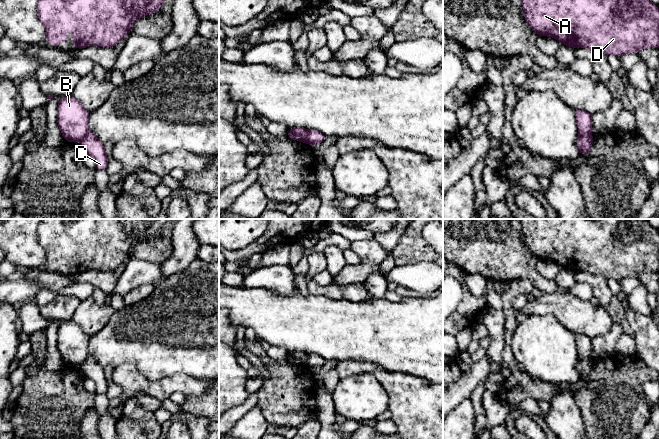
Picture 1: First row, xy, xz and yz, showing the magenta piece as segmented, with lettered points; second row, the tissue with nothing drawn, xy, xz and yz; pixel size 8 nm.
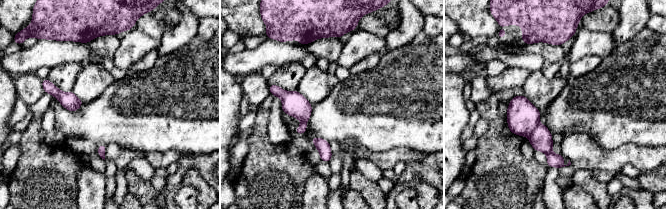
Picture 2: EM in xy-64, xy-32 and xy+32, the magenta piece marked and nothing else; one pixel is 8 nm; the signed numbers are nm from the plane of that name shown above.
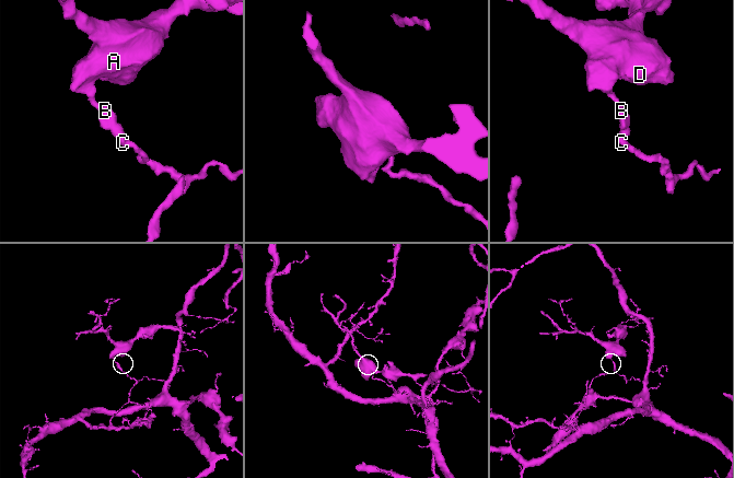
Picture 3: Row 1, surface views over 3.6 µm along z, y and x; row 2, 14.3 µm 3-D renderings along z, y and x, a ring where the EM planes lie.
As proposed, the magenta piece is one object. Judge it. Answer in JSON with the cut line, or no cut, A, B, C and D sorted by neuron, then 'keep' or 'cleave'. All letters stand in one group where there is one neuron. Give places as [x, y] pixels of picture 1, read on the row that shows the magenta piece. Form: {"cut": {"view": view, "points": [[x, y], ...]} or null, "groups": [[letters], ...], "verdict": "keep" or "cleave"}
{"cut": {"view": "xz", "points": [[309, 130], [306, 142]]}, "groups": [["A", "B", "D"], ["C"]], "verdict": "cleave"}

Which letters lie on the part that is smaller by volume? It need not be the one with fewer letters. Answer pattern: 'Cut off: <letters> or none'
Cut off: A, B, D

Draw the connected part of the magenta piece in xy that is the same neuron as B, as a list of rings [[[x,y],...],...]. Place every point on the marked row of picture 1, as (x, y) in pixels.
[[[72,95],[58,101],[57,122],[68,142],[81,141],[88,133],[89,113]]]

